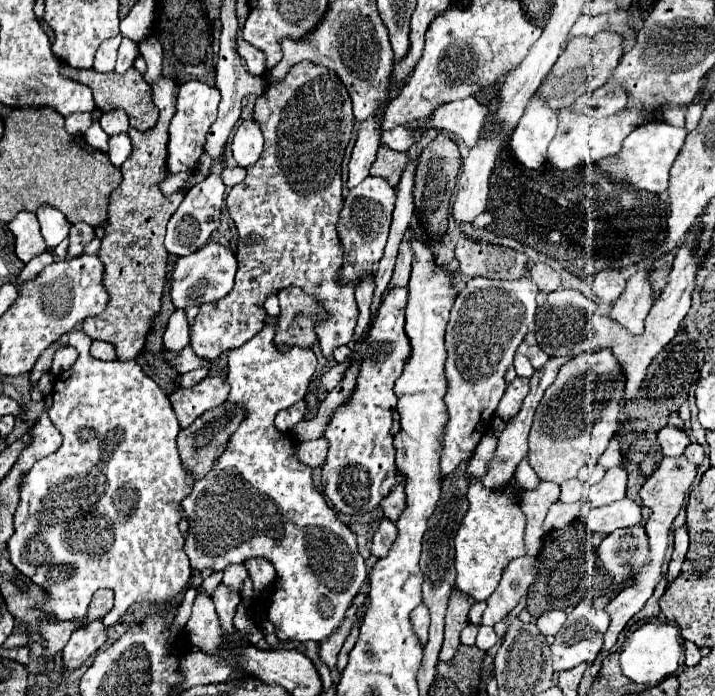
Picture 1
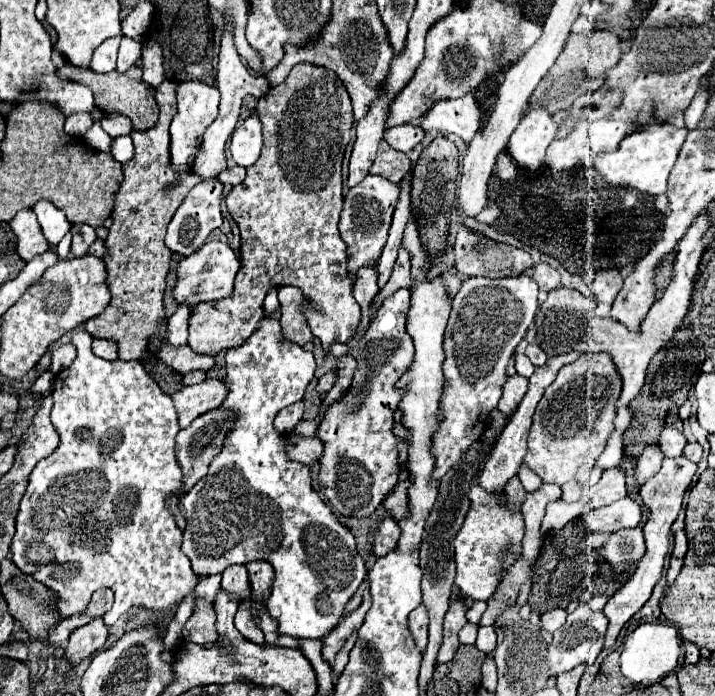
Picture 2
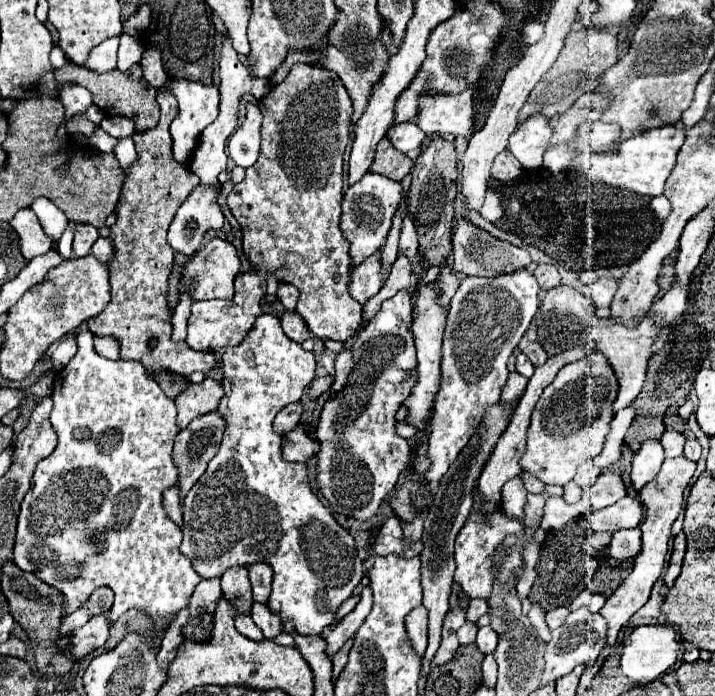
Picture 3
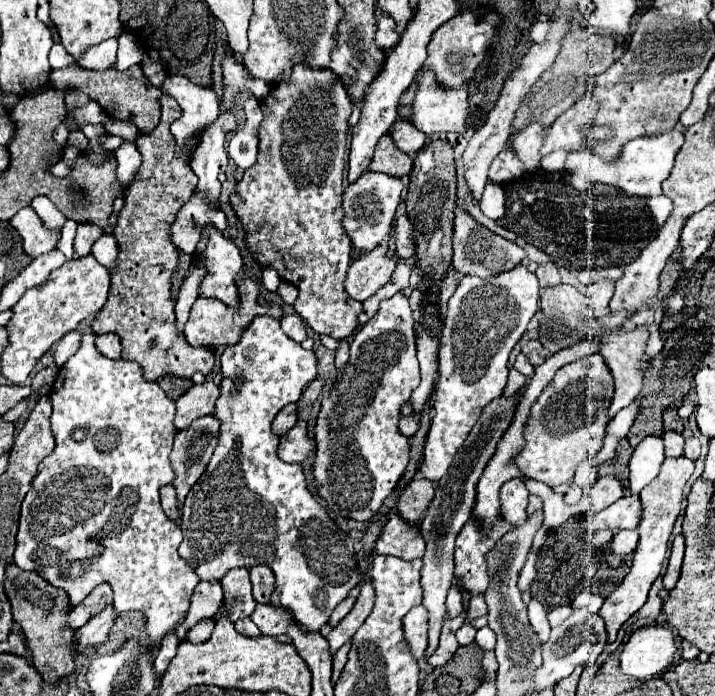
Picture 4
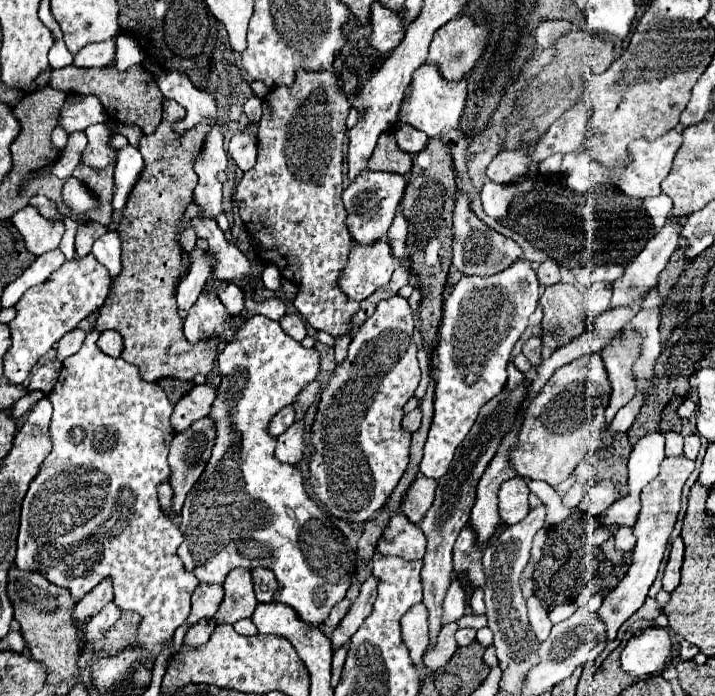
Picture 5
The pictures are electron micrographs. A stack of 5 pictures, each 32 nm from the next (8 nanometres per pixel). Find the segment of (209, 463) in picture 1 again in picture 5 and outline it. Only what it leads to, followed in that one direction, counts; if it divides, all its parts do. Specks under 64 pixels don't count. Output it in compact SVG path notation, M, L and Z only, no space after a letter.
M208 416L196 420L188 430L178 432L174 436L168 455L168 462L172 472L170 484L174 488L174 504L172 504L172 512L174 512L172 518L174 520L180 518L180 510L182 510L186 494L190 492L190 488L196 484L196 480L200 478L200 474L204 472L204 462L208 462L208 458L212 454L212 448L214 448L214 442L216 442L216 424Z

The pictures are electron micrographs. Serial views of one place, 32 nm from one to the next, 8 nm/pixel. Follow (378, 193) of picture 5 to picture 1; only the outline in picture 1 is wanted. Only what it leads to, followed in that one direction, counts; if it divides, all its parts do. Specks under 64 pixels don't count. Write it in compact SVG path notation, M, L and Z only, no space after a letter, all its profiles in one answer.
M368 176L362 184L358 184L348 192L344 208L340 210L340 222L336 226L340 242L344 246L344 264L338 274L340 282L356 286L366 274L374 274L384 254L394 202L396 202L396 190L386 182L382 182L382 178L374 176Z

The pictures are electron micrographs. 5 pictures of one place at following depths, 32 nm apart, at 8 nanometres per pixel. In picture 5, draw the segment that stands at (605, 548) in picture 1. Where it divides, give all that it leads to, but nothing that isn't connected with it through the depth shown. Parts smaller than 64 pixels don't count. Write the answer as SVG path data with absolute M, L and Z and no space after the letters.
M620 528L614 534L614 546L618 552L632 552L636 544L636 536L632 532L632 528Z

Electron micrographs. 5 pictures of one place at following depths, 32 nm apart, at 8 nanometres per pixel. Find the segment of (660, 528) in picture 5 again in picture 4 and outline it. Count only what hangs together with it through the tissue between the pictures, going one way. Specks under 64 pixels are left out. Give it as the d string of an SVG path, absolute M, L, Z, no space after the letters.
M686 456L666 458L662 462L660 474L640 492L640 500L642 500L642 520L638 524L640 542L638 542L638 550L634 554L634 562L632 562L630 574L606 598L604 606L600 608L600 616L606 620L608 644L612 644L616 640L616 634L618 634L620 626L634 612L638 612L644 606L644 602L648 598L648 592L650 592L650 586L660 576L662 562L664 562L664 556L666 556L666 550L668 550L668 540L670 540L670 534L672 534L672 526L674 526L674 520L678 518L680 508L682 508L682 490L684 490L686 482L690 480L692 472L694 472L694 462L688 460Z

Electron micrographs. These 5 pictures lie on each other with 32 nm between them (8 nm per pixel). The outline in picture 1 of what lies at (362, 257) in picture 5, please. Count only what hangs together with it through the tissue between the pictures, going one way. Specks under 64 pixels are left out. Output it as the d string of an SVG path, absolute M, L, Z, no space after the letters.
M366 276L358 286L356 286L356 302L358 302L358 308L360 308L360 320L358 320L358 326L354 330L354 338L358 340L368 322L370 322L370 302L372 302L372 294L374 294L374 278L372 276Z

